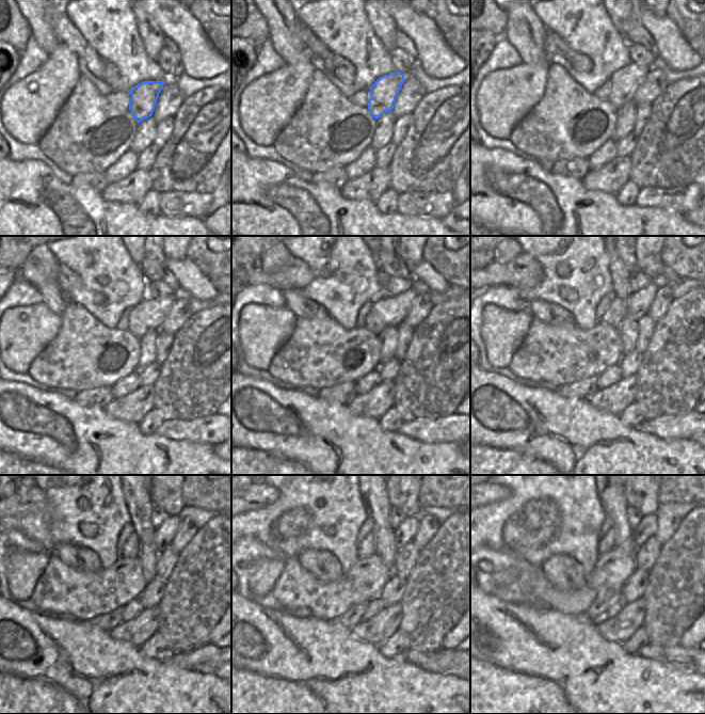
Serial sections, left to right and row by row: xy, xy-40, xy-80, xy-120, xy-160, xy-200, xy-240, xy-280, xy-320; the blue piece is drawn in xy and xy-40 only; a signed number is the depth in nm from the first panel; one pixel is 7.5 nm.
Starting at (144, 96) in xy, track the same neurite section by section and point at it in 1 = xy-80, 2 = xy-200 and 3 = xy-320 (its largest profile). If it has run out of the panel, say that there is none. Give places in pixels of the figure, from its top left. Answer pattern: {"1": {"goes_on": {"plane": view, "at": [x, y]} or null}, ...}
{"1": {"goes_on": {"plane": "xy-80", "at": [624, 82]}}, "2": {"goes_on": {"plane": "xy-200", "at": [638, 303]}}, "3": {"goes_on": {"plane": "xy-320", "at": [646, 528]}}}

